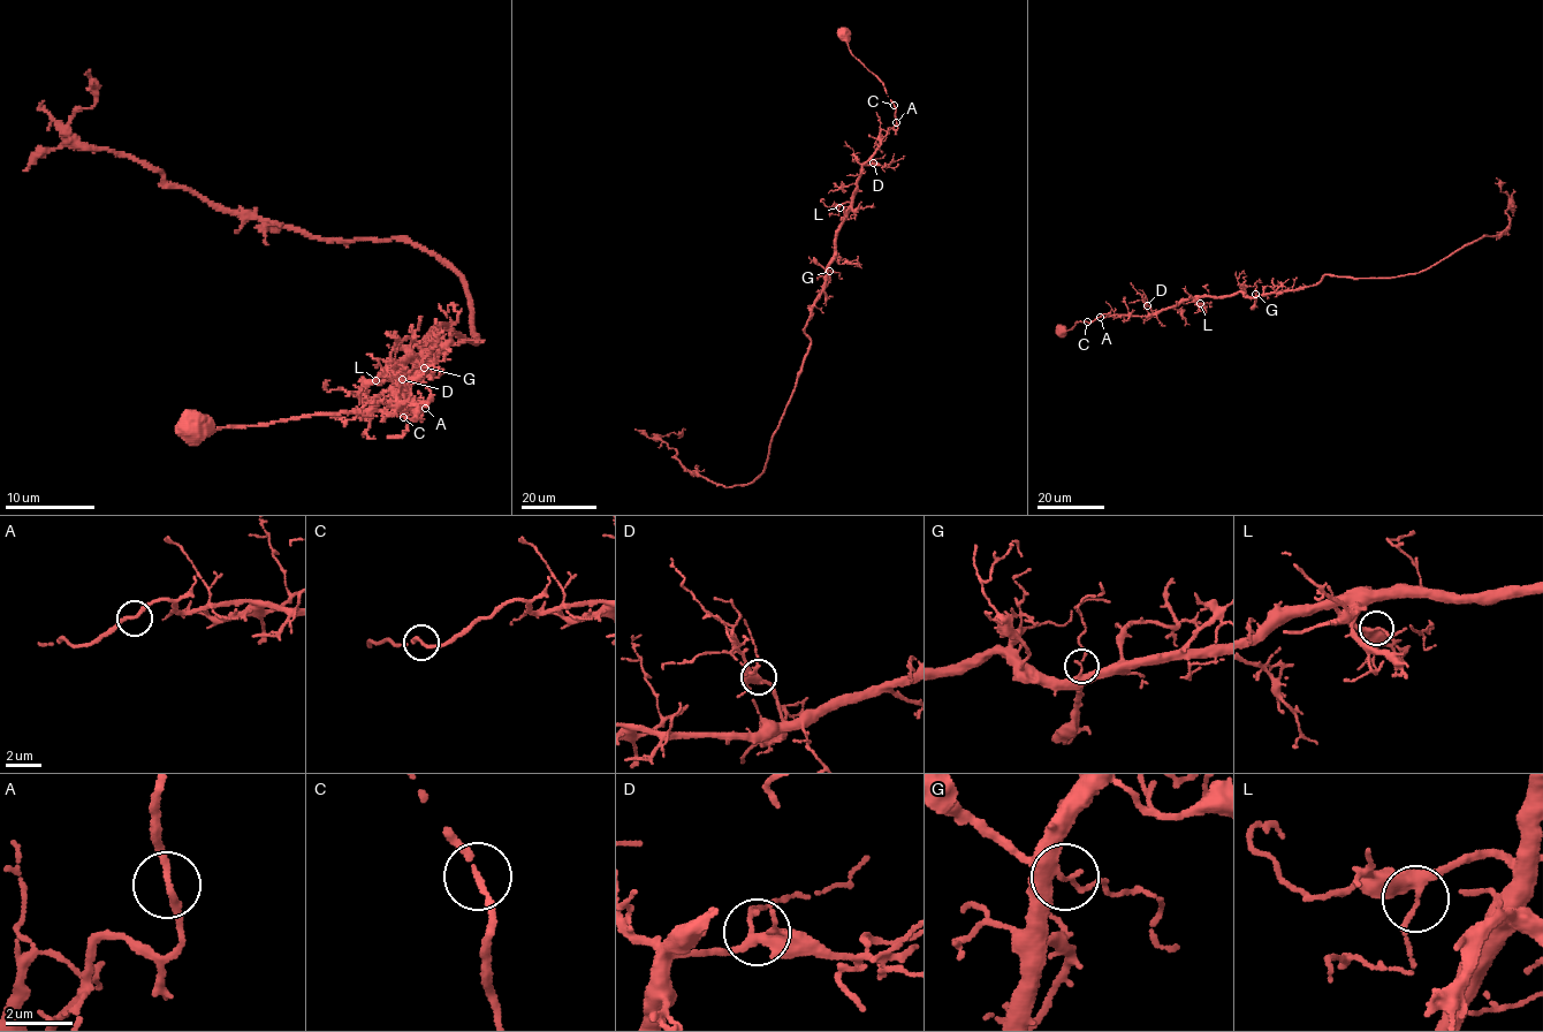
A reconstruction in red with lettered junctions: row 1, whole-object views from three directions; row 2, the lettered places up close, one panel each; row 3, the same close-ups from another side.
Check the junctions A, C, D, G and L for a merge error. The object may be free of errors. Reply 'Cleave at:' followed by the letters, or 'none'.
Cleave at: none

